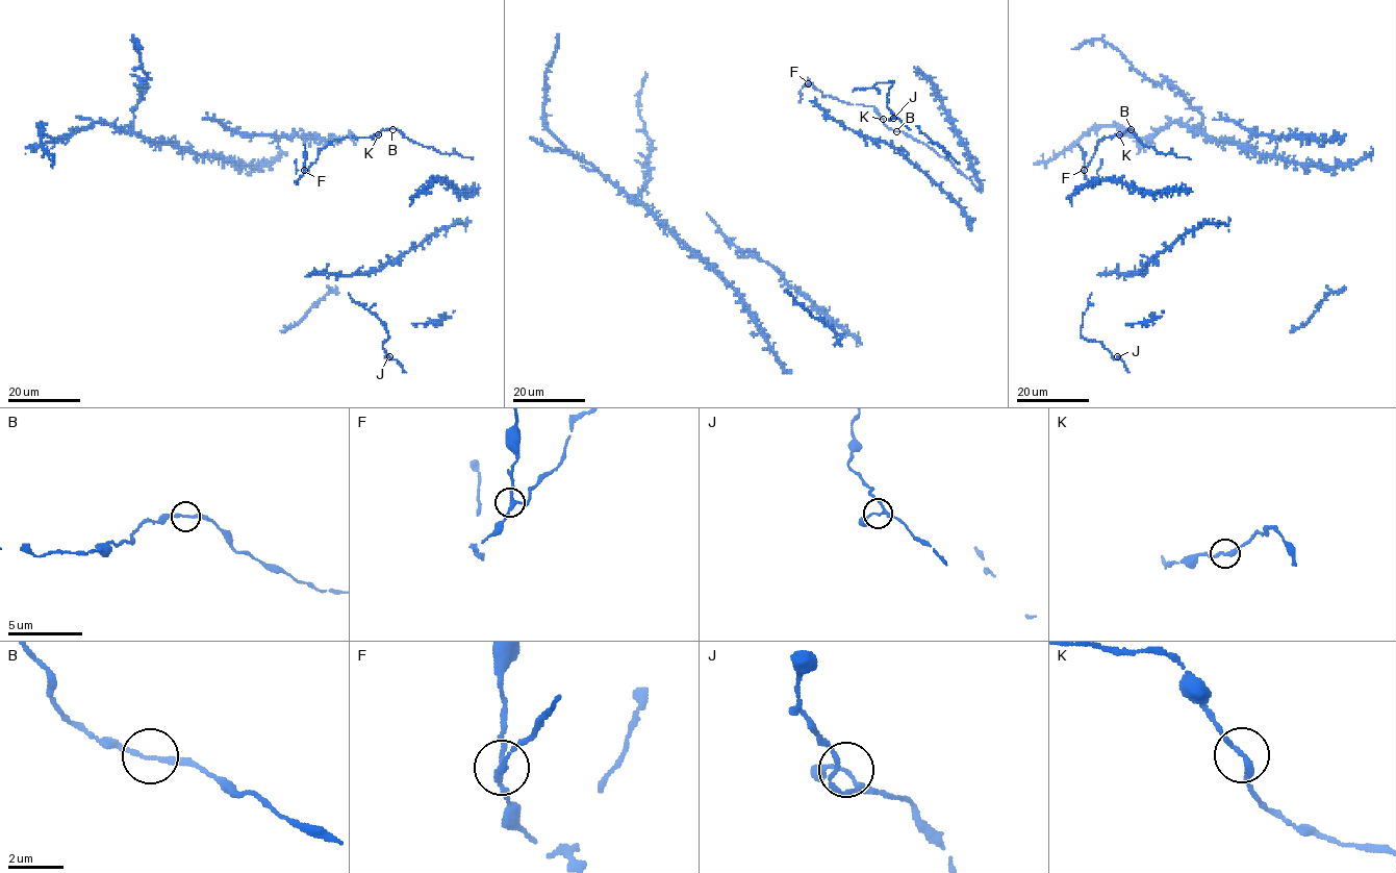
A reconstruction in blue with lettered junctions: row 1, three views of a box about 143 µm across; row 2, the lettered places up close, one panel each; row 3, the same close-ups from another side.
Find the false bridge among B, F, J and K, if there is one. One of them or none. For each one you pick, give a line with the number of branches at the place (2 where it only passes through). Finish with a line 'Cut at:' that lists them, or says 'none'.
F: branches 3
Cut at: F

